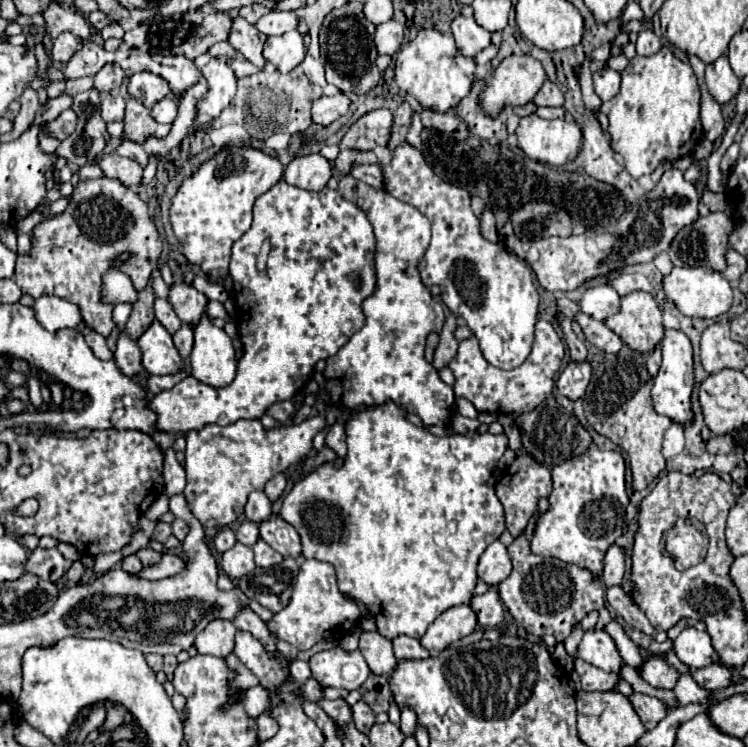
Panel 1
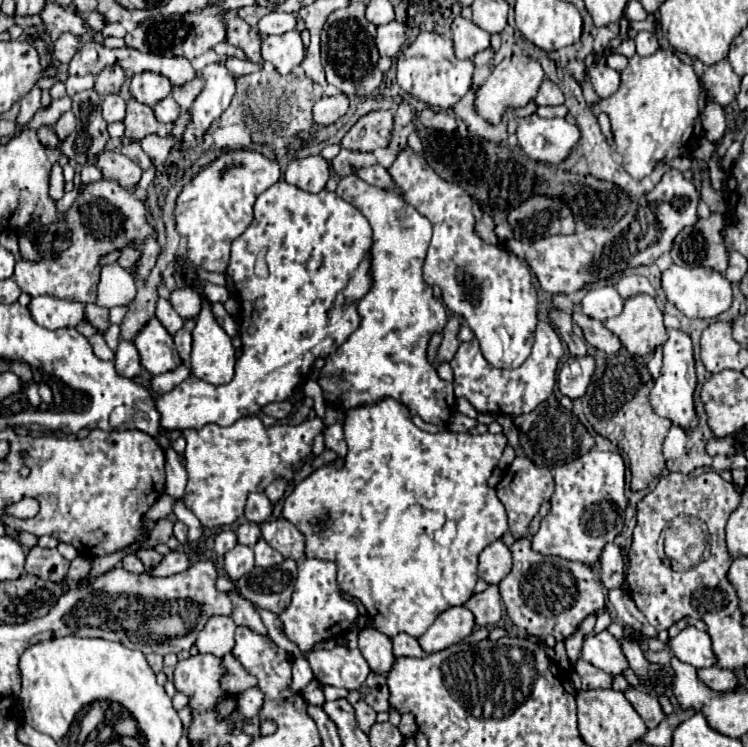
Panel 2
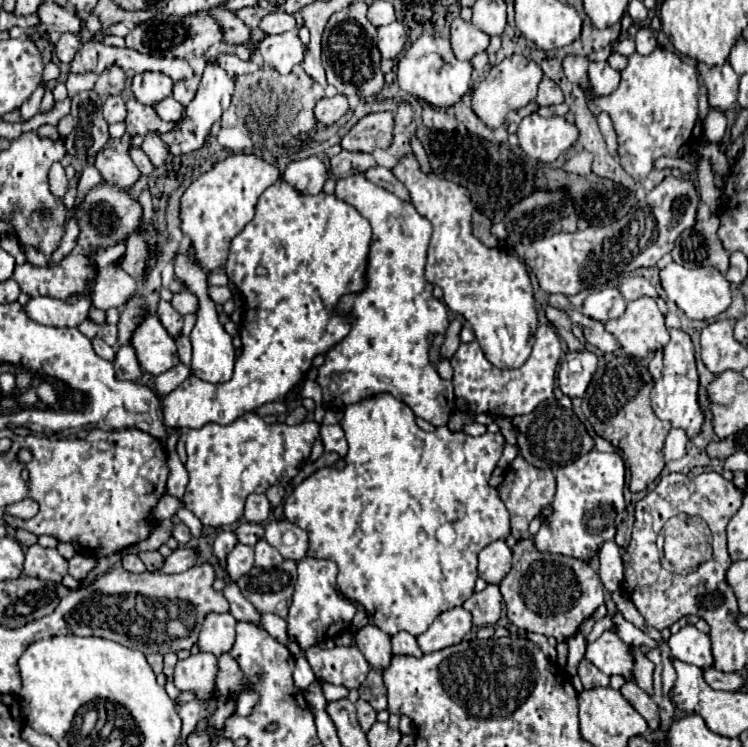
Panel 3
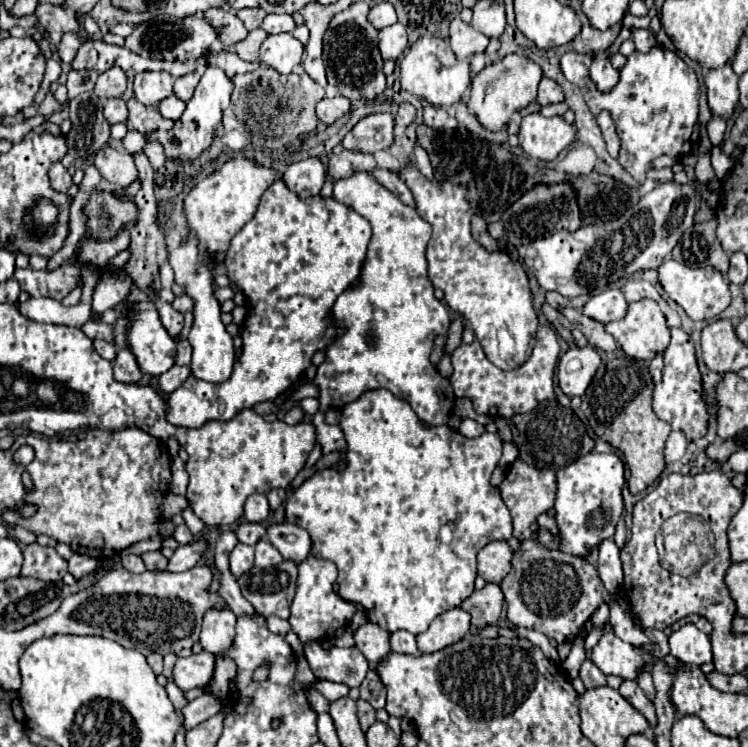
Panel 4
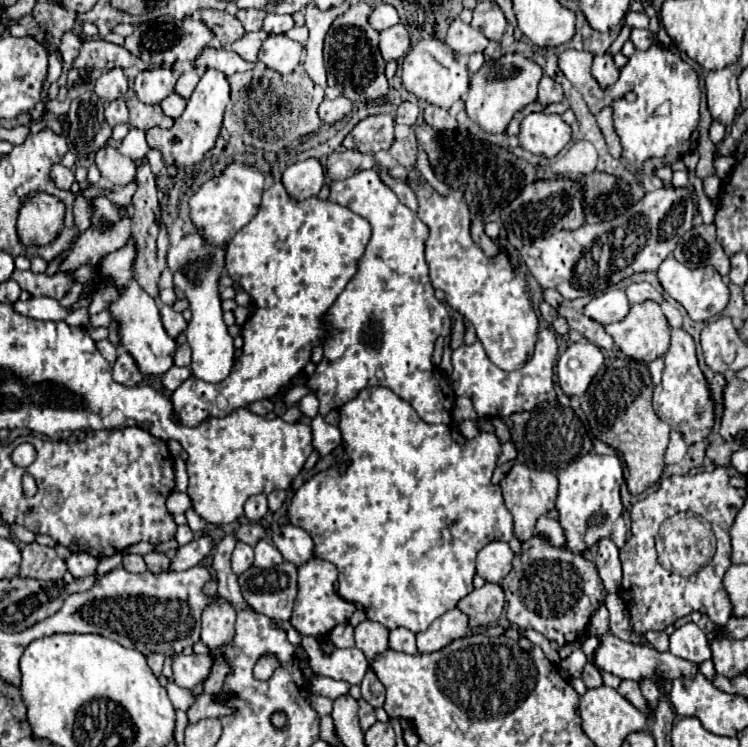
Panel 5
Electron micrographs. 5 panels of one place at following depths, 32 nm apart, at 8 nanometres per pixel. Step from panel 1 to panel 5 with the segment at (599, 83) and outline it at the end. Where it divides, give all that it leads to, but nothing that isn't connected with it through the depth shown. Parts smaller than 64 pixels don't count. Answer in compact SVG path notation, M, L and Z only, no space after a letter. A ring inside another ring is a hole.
M602 54L602 56L594 56L594 64L592 64L592 74L594 78L600 82L600 86L612 86L618 80L618 68L614 64L612 54Z

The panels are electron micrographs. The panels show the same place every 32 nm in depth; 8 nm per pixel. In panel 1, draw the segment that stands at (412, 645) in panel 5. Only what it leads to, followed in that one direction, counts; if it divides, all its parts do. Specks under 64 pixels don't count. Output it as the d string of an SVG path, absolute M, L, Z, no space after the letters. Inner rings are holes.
M396 636L396 640L392 640L392 642L394 642L394 656L398 660L402 660L402 658L420 660L420 658L428 658L430 656L430 652L426 648L422 648L416 638Z

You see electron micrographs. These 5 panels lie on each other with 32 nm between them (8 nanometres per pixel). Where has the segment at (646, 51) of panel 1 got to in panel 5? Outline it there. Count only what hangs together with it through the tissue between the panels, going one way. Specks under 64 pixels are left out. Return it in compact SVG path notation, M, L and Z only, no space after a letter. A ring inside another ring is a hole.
M632 28L630 40L634 42L636 50L648 50L648 48L654 44L652 32L650 32L650 30L646 30L646 28Z

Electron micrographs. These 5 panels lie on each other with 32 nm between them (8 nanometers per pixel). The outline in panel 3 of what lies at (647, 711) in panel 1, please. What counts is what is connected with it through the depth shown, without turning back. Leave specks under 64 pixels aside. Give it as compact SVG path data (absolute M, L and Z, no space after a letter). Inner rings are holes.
M628 680L622 688L620 688L620 692L622 692L622 696L646 718L646 722L648 722L648 726L650 728L654 728L654 726L658 726L660 724L660 718L658 718L658 706L654 704L654 700L644 692L644 690L640 690L638 688L638 684L636 682L632 682L632 680Z

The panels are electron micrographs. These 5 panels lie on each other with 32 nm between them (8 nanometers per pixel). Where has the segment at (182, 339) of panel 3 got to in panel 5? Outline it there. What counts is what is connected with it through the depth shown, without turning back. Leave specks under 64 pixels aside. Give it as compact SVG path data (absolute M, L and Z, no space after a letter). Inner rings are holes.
M188 344L178 346L174 354L174 366L190 366L190 346Z

